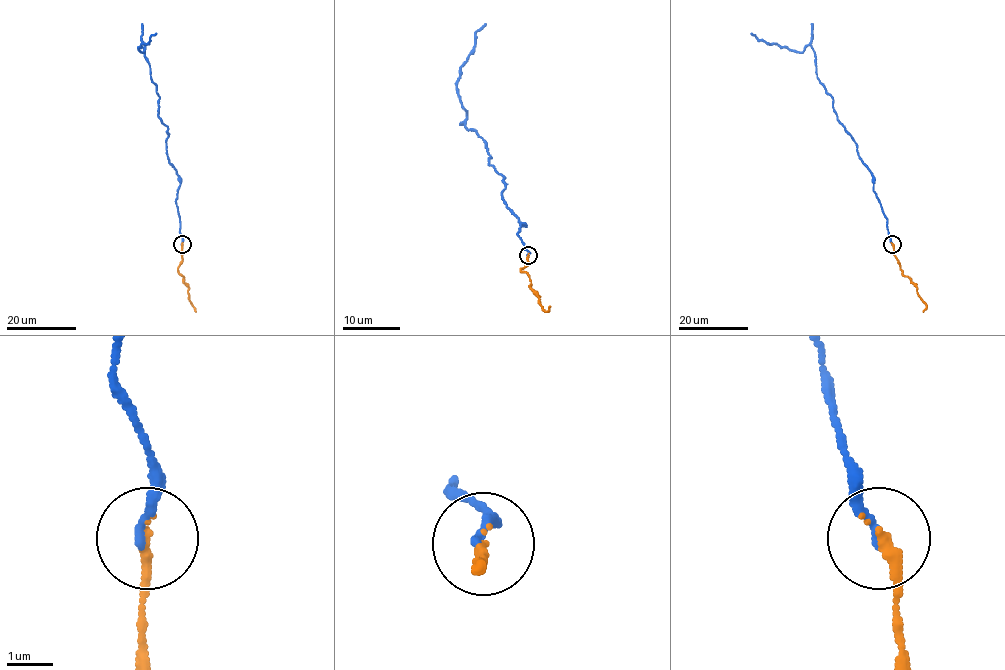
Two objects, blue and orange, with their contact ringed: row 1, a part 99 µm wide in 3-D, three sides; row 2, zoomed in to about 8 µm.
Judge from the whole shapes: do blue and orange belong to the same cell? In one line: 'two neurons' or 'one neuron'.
one neuron

